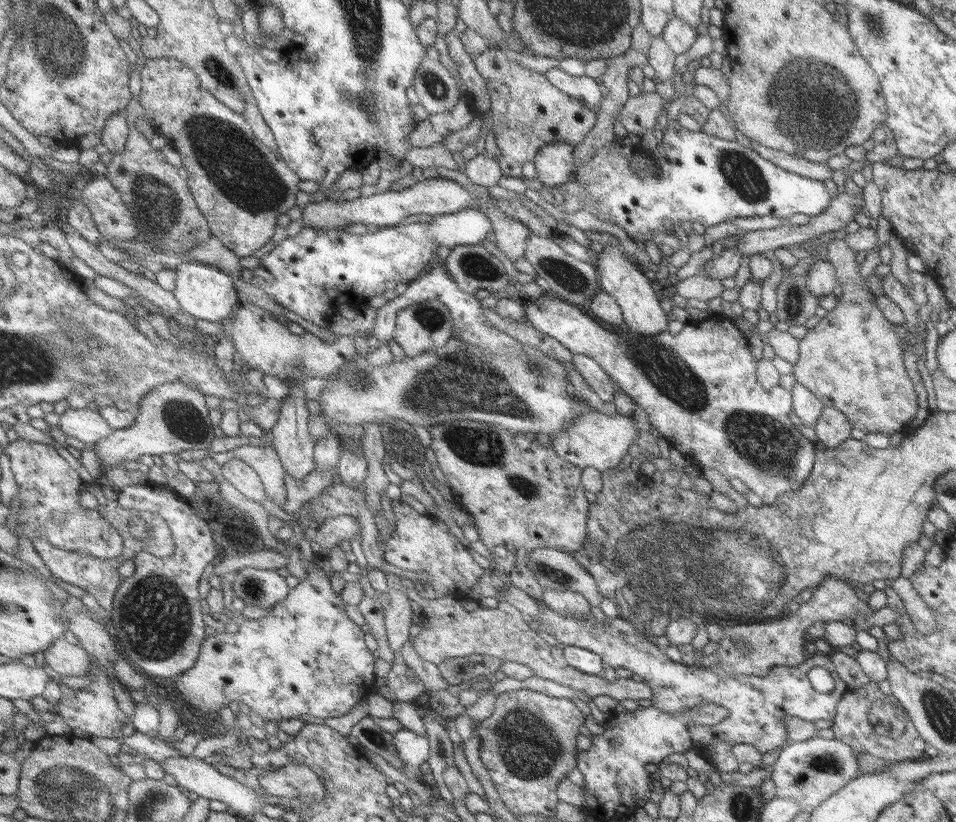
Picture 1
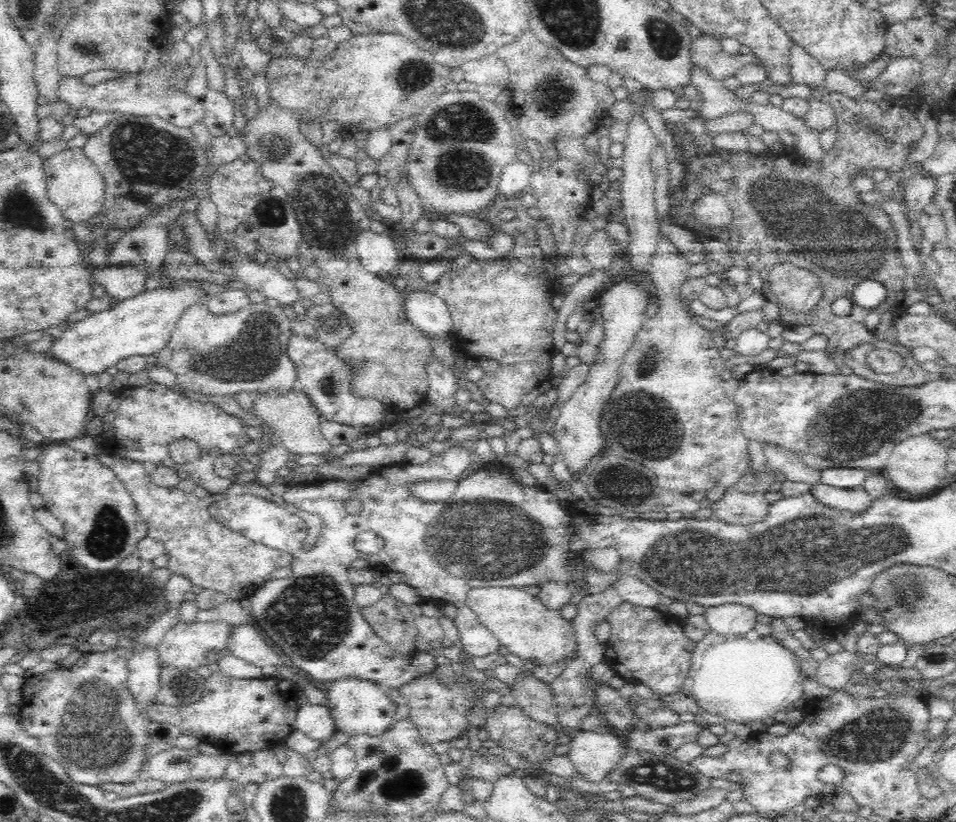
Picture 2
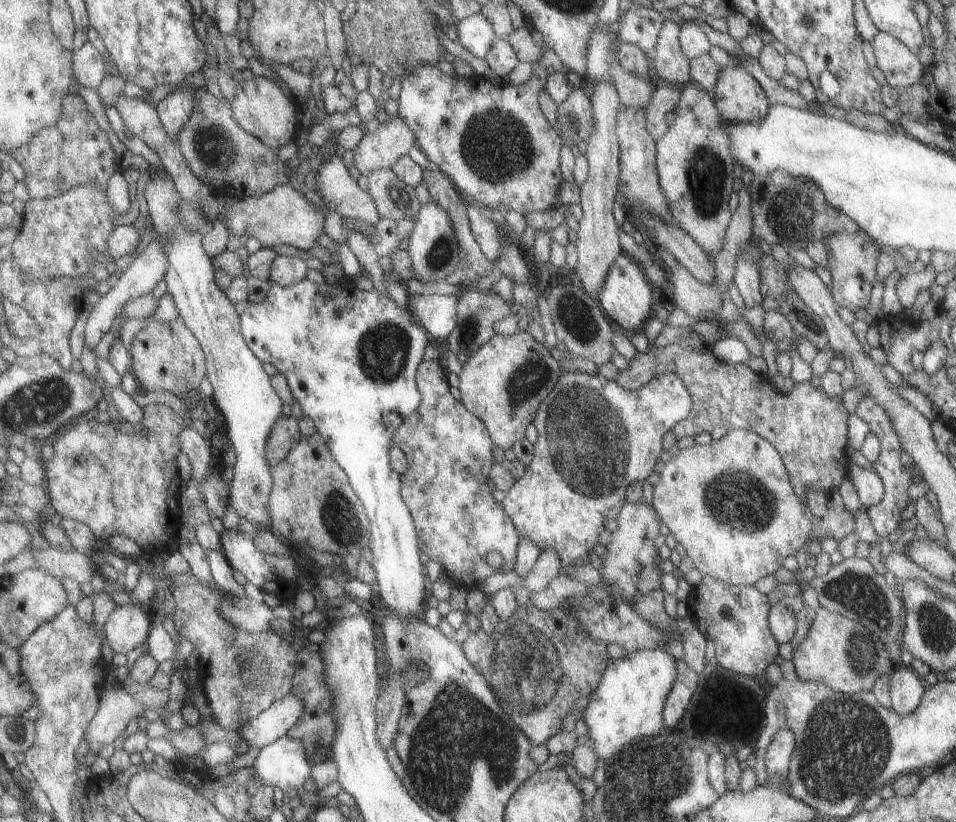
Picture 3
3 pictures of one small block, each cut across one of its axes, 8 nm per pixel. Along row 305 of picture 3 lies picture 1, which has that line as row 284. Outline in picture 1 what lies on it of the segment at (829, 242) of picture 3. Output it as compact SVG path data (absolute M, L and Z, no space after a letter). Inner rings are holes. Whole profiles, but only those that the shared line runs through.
M832 240L828 246L825 261L833 268L837 286L842 288L842 294L837 296L837 306L814 328L807 330L805 338L799 341L799 357L793 364L796 383L805 386L824 404L839 410L848 418L853 428L862 430L865 434L884 434L892 436L898 432L906 433L908 422L916 416L918 410L917 394L914 383L904 366L905 356L900 348L899 335L893 324L886 320L882 310L876 305L875 295L868 287L867 280L859 274L860 266L855 253L845 244L845 240Z

